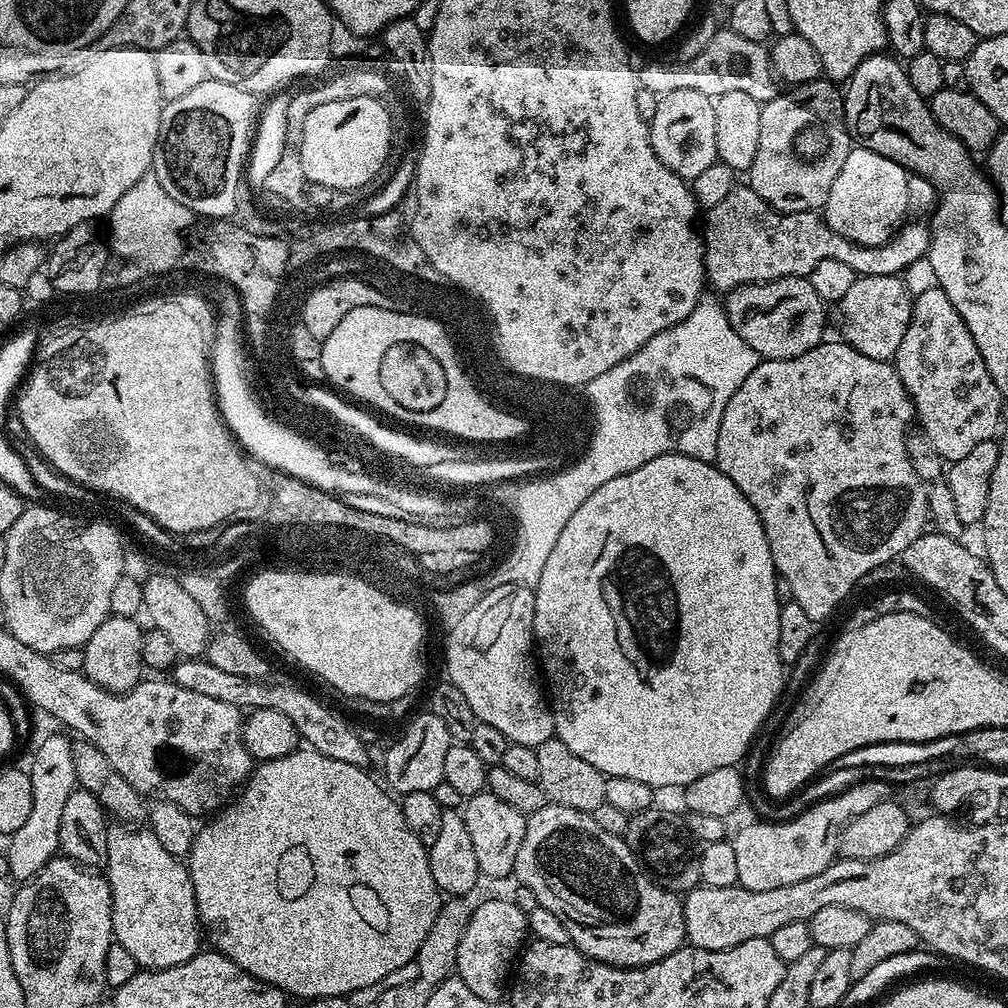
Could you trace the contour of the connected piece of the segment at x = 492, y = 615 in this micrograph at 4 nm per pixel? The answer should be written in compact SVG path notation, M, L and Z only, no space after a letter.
M526 584L495 586L472 608L464 612L464 624L456 628L456 636L450 637L450 647L443 663L448 667L447 679L470 702L477 721L486 726L495 726L506 734L513 744L536 748L542 742L553 739L556 723L552 717L546 688L538 671L538 660L534 655L534 602L536 593Z

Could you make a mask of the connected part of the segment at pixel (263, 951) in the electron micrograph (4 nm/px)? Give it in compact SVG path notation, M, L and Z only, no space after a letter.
M307 746L297 747L296 751L282 758L257 763L235 799L215 813L205 828L203 825L197 831L192 849L186 857L188 873L194 886L196 909L207 939L208 936L212 939L211 947L230 958L230 962L242 966L246 974L258 978L263 984L273 984L292 998L305 996L308 1002L330 996L348 998L354 990L362 990L362 986L374 986L374 982L394 974L394 970L413 963L422 942L426 942L426 934L430 934L430 926L434 926L434 918L442 903L442 893L434 882L434 874L430 874L427 847L418 842L410 826L406 826L406 818L397 797L379 779L376 781L364 771L368 770L361 765L338 762L338 758L326 758L326 754L315 752Z

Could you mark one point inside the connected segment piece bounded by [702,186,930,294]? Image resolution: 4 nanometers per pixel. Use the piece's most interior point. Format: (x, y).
(745, 240)

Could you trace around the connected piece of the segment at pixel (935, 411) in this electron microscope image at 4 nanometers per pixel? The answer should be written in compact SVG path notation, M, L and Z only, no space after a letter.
M939 286L934 290L922 290L922 294L914 297L910 326L906 326L906 335L898 346L894 363L898 378L902 378L909 396L912 397L919 431L924 432L926 438L930 438L934 450L938 450L944 461L951 462L970 454L970 450L974 450L978 442L993 439L1001 431L999 428L1002 401L998 386L994 386L994 378L990 378L990 370L986 370L986 362L982 362L982 354L974 342L974 334L966 330L962 314L954 310L954 302L946 298Z

